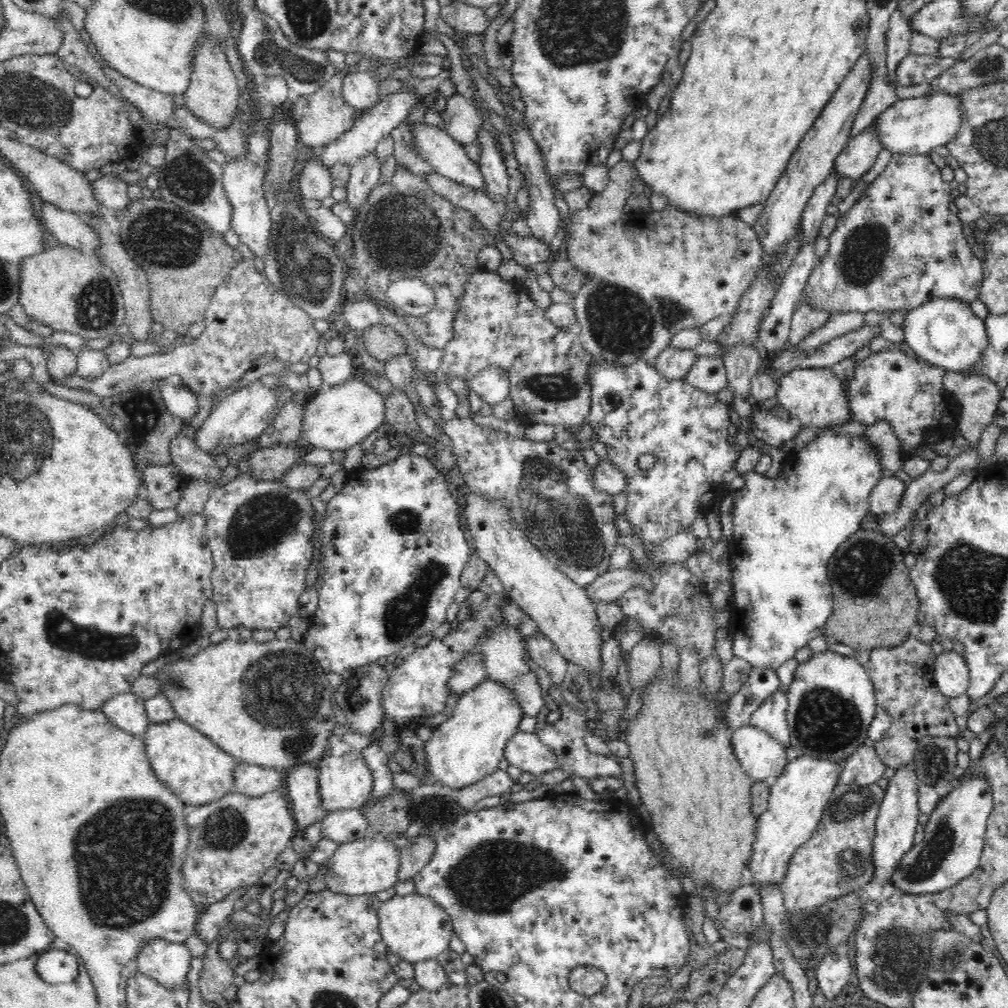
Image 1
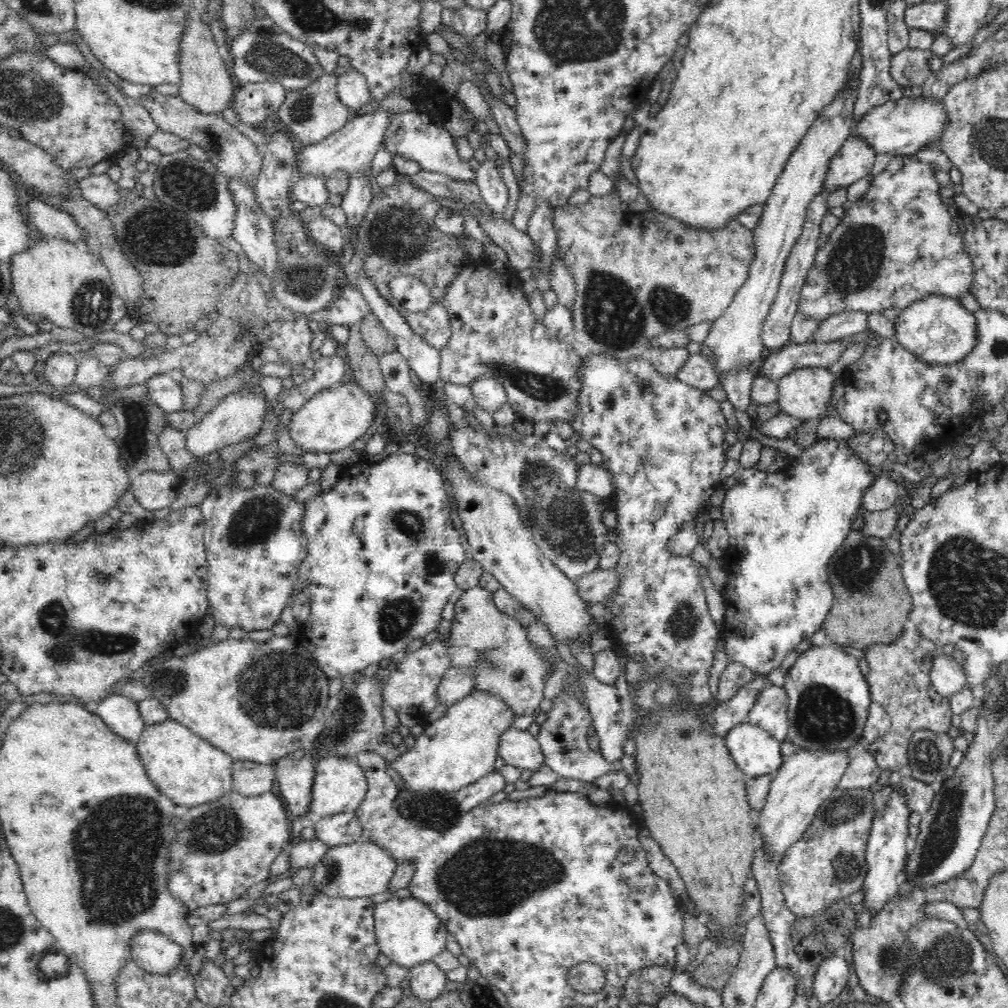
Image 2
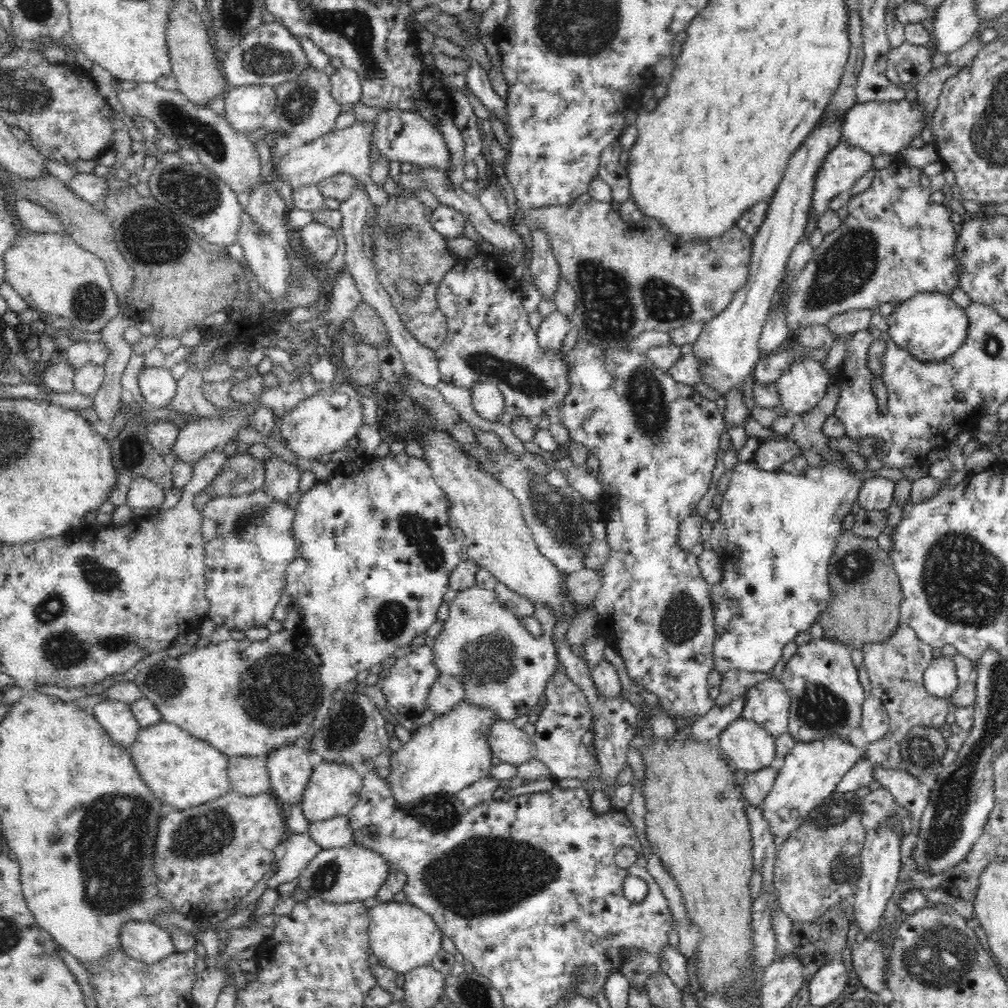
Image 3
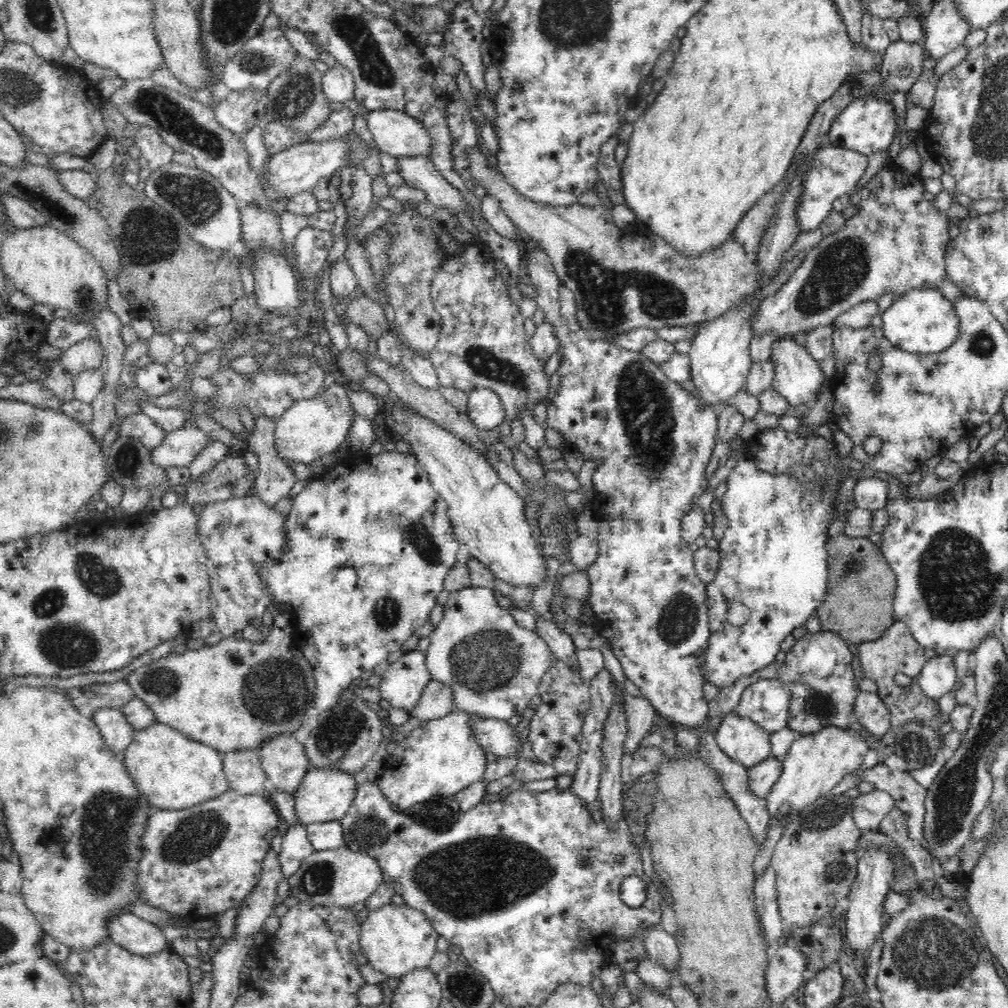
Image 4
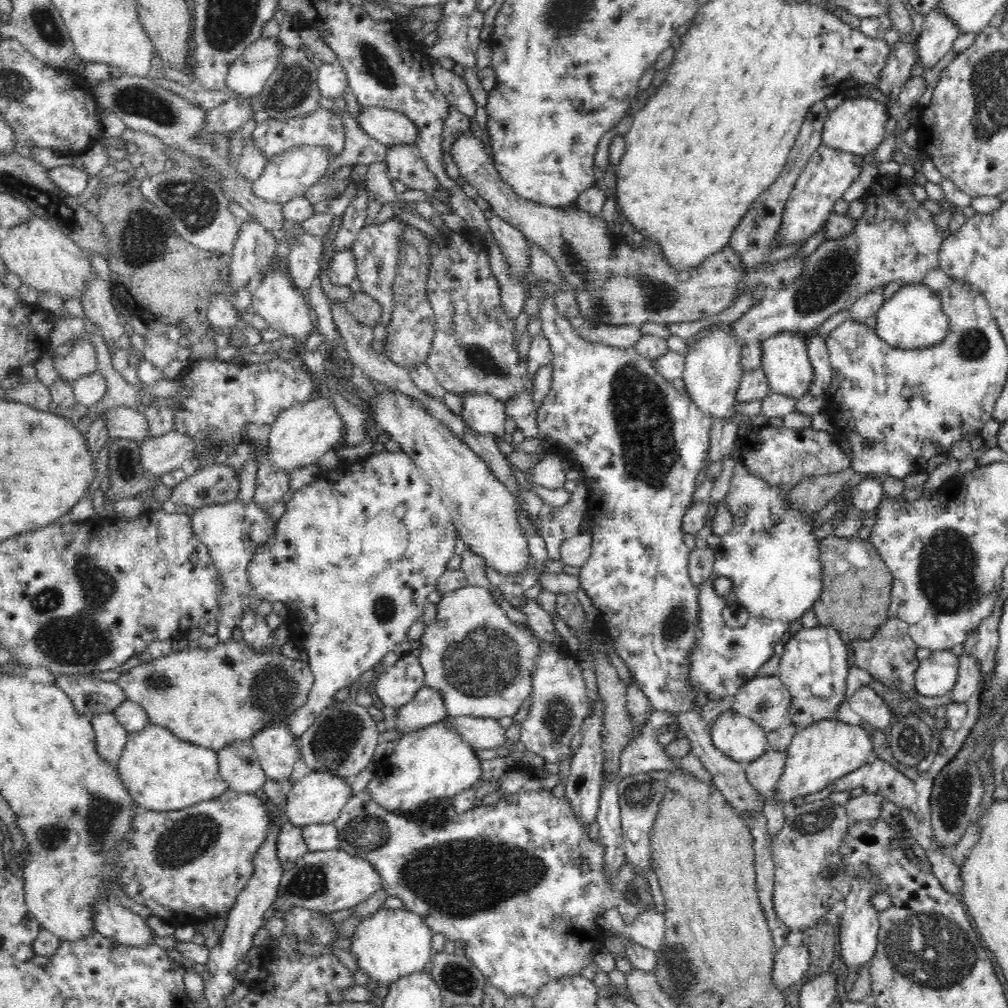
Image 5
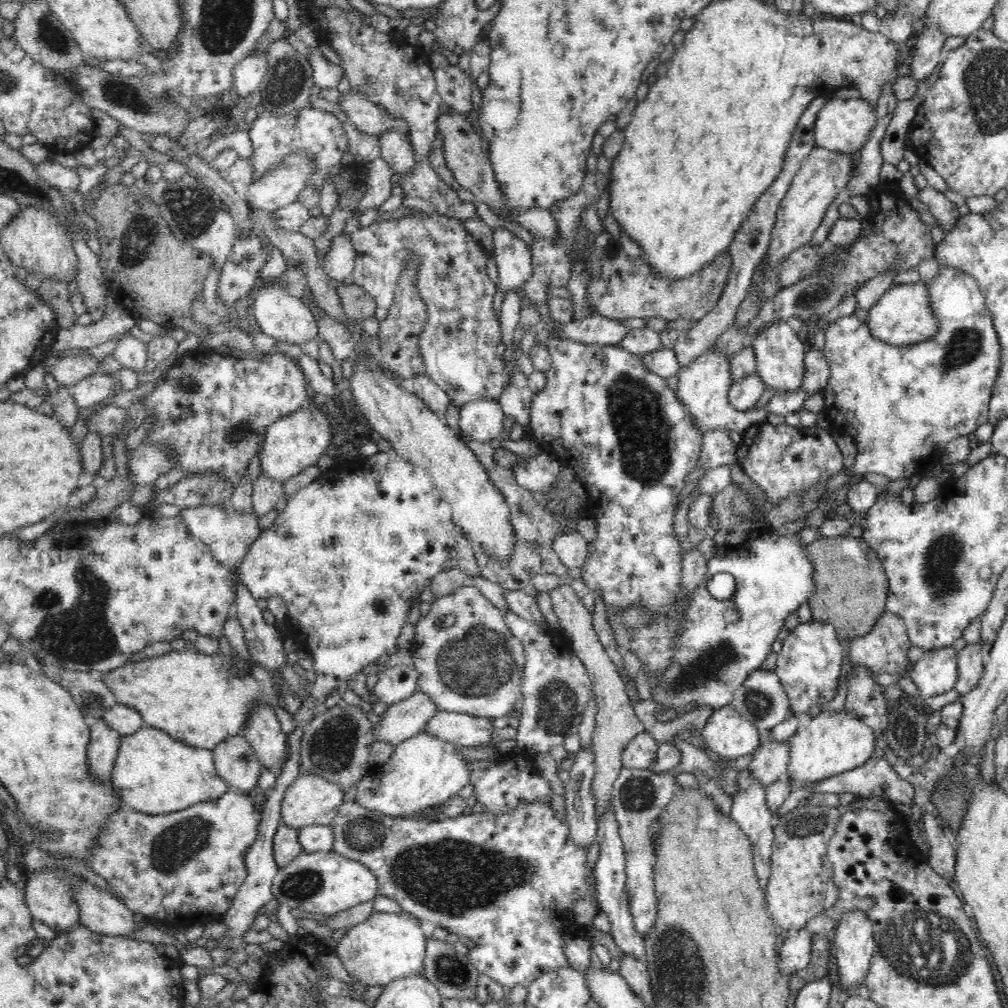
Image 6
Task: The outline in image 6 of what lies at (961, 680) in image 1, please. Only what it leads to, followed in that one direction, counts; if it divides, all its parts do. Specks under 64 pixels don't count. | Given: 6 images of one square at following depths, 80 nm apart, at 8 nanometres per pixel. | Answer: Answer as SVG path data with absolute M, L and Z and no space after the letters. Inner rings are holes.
M952 646L925 650L915 662L909 676L920 691L921 699L954 690L958 676L957 652Z

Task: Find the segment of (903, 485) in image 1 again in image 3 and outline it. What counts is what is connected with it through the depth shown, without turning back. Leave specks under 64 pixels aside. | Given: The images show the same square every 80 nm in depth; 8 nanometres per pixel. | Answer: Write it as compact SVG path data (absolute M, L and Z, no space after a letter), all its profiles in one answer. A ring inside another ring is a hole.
M869 476L860 488L858 506L868 510L887 510L894 504L894 482L885 477Z

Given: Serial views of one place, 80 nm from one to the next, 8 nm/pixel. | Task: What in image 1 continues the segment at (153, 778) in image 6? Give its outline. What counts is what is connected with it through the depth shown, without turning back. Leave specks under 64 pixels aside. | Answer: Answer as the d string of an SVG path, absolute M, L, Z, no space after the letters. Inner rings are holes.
M180 718L151 723L143 736L146 754L155 774L176 794L180 794L187 806L206 805L232 793L235 769L240 761L222 750L195 726Z

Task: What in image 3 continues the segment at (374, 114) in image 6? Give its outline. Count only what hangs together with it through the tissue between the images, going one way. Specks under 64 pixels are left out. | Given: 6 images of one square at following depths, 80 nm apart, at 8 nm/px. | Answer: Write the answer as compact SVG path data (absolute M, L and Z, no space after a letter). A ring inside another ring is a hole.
M394 108L380 112L376 116L375 143L380 154L389 161L411 162L418 167L444 173L452 168L452 153L444 133L416 111L409 112Z

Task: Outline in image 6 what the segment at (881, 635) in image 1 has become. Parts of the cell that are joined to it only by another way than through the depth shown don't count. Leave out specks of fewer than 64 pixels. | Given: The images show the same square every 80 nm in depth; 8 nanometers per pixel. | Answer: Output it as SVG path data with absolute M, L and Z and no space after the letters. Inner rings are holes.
M850 536L822 537L806 545L816 571L816 592L808 606L817 622L834 625L842 646L866 636L886 611L888 575L876 551L862 538Z

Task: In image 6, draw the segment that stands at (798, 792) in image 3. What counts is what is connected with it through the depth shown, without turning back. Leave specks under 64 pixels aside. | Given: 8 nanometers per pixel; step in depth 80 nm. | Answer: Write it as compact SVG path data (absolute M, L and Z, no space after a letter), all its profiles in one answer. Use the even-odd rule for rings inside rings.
M846 708L834 712L820 712L816 717L811 717L807 726L797 729L789 740L790 766L784 776L788 776L793 790L812 789L828 778L863 766L872 758L876 740L876 735L861 716L855 716Z

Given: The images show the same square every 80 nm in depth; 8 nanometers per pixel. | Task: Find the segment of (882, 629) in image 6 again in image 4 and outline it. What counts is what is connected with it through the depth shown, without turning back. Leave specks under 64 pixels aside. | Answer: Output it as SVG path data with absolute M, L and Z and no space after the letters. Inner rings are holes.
M897 620L887 632L884 632L882 638L860 644L858 656L865 676L876 682L877 695L885 702L891 716L889 731L880 737L875 750L878 763L888 764L890 756L897 755L898 732L908 722L933 725L940 721L940 704L937 699L926 695L918 683L918 674L922 672L922 668L929 660L926 656L926 647L916 641L910 627L904 621Z

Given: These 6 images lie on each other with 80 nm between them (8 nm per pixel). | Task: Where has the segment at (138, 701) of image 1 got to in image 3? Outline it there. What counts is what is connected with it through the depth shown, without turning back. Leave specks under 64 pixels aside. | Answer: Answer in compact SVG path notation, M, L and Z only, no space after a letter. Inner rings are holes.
M105 699L92 708L92 714L120 745L130 747L136 742L141 726L132 711L131 703Z

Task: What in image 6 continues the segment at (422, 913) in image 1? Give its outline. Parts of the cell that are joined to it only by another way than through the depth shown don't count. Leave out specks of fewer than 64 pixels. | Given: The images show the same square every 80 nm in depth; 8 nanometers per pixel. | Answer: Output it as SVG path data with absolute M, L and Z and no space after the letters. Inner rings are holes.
M376 912L360 924L346 930L336 941L334 953L349 975L360 978L363 988L386 986L402 977L417 975L424 969L429 928L410 914Z

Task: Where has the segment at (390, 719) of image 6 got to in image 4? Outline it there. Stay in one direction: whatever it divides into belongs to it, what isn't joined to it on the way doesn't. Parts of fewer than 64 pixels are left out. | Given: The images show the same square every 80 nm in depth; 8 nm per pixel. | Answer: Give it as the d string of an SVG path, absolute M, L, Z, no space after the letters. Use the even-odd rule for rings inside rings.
M434 680L424 688L424 694L418 702L418 706L409 713L410 718L429 721L442 718L454 711L456 706L456 693L452 685Z

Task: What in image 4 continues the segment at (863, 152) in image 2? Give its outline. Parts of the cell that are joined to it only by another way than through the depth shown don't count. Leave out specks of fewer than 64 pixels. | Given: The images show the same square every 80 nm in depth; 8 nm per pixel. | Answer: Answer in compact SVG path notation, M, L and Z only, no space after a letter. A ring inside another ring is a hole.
M832 144L822 148L814 156L812 166L810 166L810 170L804 176L806 192L804 192L802 204L798 208L798 217L800 217L800 229L802 229L802 232L817 229L833 210L833 202L842 195L852 194L866 180L868 177L868 168L868 155Z

